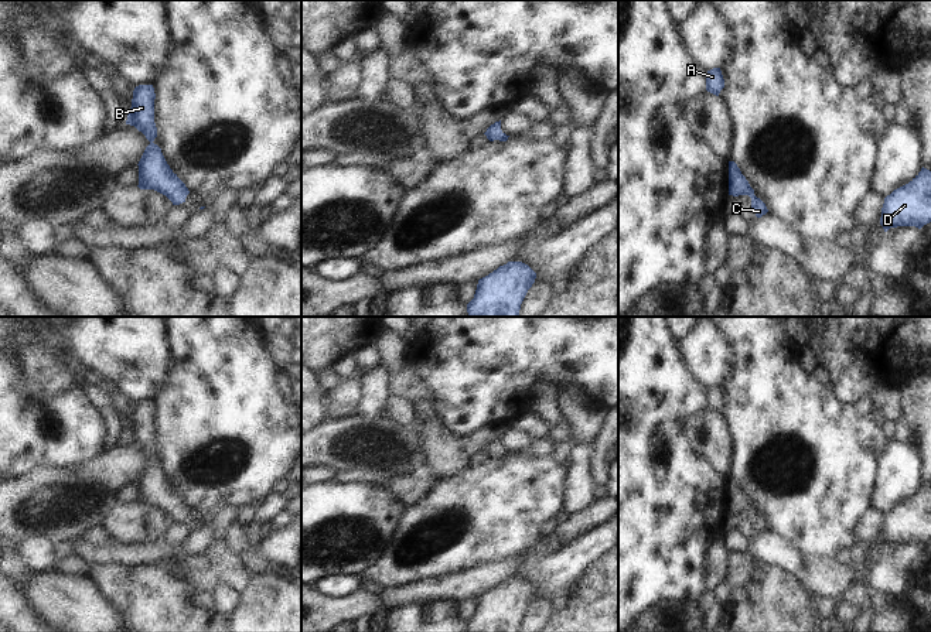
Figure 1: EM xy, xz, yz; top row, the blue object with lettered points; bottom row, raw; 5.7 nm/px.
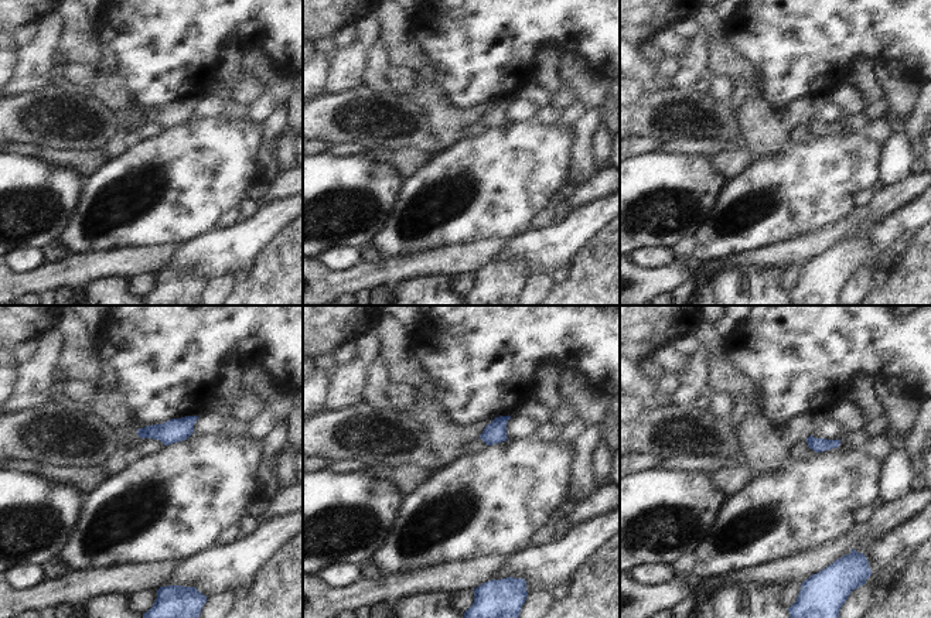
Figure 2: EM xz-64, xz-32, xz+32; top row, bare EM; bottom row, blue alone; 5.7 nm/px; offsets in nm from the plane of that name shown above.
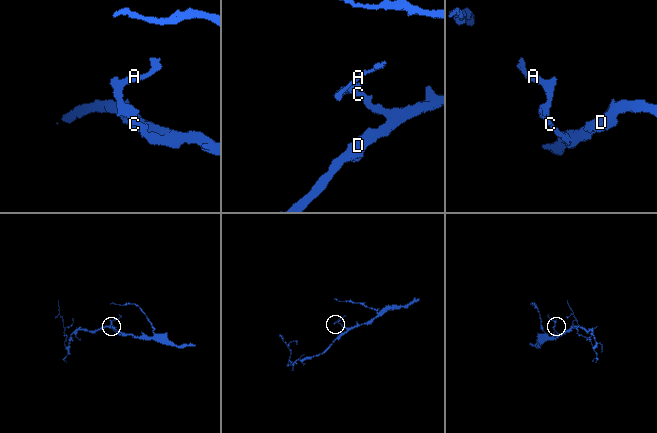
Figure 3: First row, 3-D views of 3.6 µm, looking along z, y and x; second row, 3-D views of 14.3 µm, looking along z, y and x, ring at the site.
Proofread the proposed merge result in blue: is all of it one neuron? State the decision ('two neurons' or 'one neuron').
one neuron

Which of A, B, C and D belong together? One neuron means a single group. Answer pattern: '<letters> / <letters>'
A B C D

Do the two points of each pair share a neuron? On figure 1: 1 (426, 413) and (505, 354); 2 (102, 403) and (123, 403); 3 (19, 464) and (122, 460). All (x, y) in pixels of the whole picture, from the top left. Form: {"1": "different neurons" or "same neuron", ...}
{"1": "different neurons", "2": "different neurons", "3": "different neurons"}

